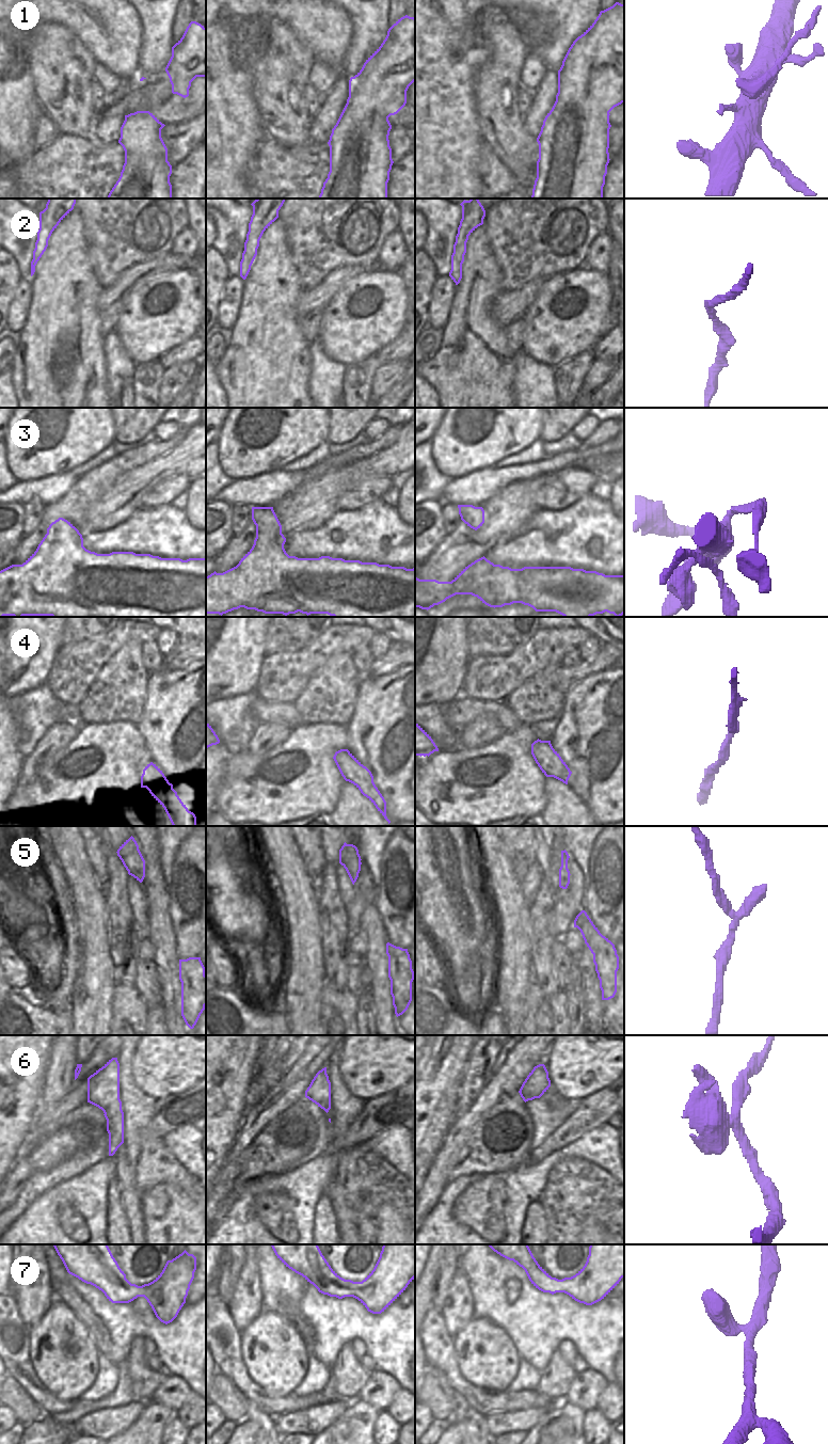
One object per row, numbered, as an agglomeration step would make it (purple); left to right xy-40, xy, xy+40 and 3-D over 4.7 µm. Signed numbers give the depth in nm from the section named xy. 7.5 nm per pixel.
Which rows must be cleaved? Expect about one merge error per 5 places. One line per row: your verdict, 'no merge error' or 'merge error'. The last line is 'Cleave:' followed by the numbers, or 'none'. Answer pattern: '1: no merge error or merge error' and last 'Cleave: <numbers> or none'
1: no merge error
2: no merge error
3: no merge error
4: no merge error
5: no merge error
6: merge error
7: no merge error
Cleave: 6

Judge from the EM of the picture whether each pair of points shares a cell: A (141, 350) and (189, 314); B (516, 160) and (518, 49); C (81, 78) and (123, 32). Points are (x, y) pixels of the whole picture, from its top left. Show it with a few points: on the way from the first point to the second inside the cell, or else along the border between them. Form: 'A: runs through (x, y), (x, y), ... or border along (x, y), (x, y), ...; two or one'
A: runs through (153, 338), (177, 314); one
B: runs through (505, 132), (504, 77); one
C: border along (80, 42), (97, 63); two

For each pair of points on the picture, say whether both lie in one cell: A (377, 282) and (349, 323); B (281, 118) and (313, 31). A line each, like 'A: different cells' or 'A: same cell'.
A: same cell
B: different cells

